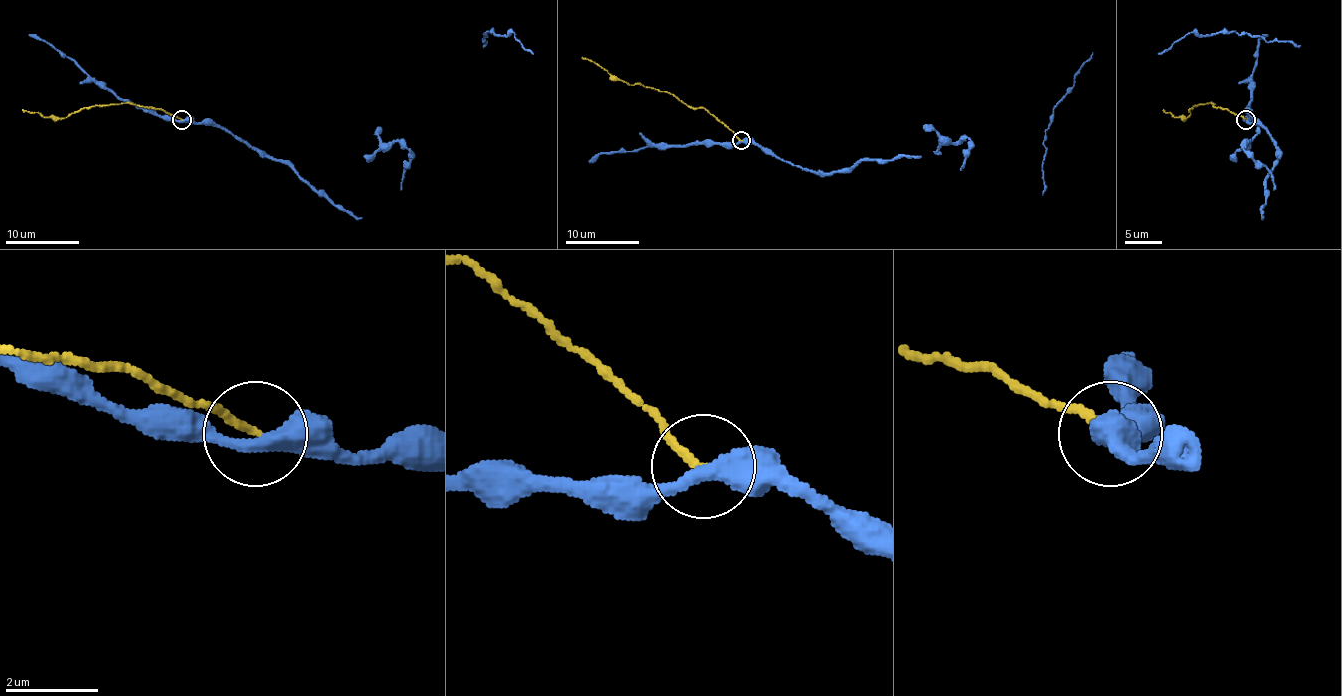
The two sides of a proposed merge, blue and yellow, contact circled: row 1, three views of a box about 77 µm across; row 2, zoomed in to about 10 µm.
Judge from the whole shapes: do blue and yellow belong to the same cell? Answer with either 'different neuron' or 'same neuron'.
different neuron

